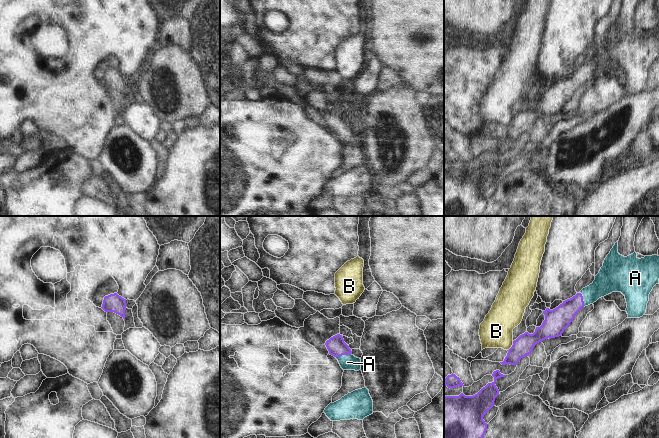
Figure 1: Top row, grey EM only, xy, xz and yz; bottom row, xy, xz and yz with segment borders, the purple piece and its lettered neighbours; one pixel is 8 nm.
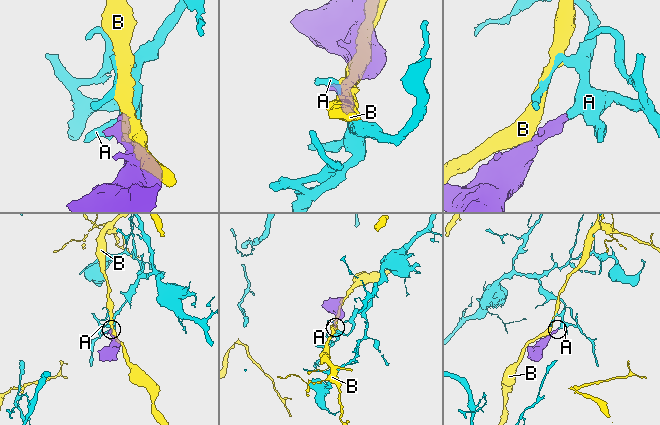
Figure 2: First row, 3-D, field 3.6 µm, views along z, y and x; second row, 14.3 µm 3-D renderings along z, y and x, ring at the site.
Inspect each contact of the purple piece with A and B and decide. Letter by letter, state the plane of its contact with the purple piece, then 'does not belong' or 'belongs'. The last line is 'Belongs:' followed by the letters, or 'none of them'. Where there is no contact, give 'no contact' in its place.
A: xz | belongs
B: yz | does not belong
Belongs: A

